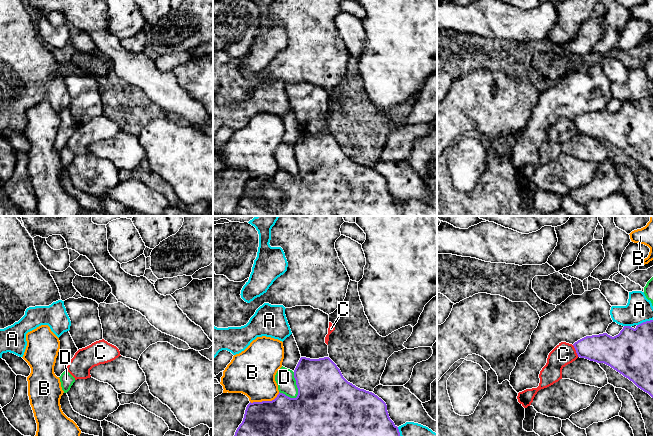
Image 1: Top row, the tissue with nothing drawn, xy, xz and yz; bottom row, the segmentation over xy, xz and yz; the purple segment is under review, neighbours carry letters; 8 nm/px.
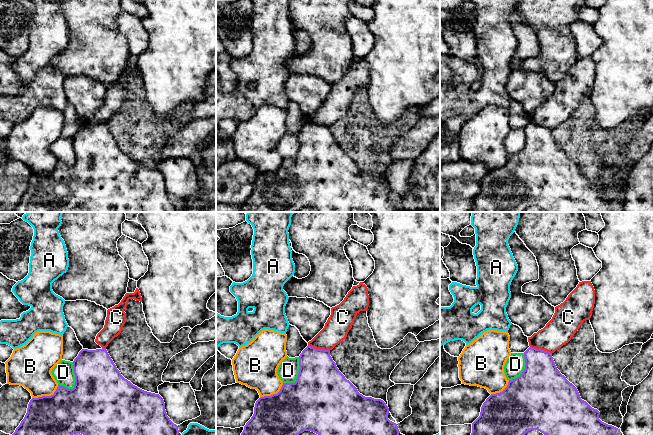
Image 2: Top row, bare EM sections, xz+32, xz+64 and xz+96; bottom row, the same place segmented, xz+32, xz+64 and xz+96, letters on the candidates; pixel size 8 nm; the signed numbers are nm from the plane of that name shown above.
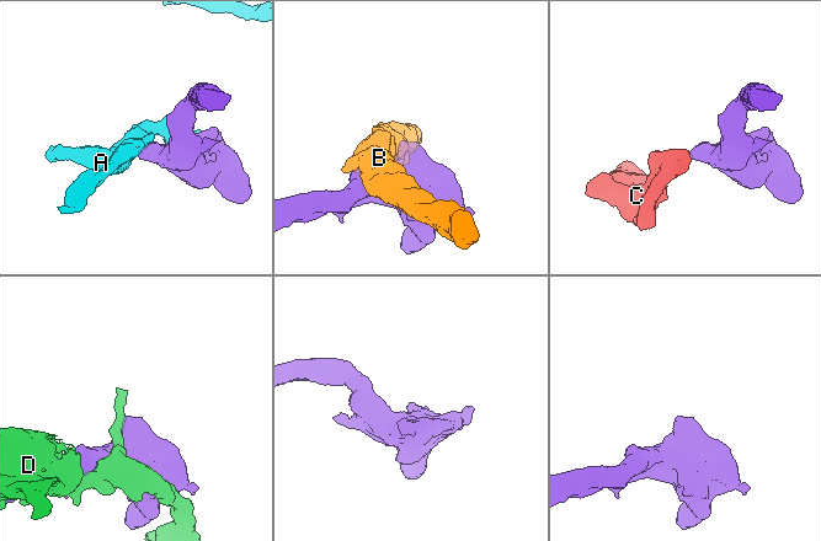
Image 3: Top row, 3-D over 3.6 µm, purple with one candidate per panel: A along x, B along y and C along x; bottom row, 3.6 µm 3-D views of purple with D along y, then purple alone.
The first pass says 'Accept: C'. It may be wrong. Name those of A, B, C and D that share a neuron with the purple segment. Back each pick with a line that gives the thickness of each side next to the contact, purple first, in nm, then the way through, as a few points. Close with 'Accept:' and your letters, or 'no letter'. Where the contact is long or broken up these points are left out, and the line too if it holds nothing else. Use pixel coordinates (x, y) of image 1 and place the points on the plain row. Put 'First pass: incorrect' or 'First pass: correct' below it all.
Accept: no letter
First pass: incorrect

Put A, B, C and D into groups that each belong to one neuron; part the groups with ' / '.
A / B / C / D

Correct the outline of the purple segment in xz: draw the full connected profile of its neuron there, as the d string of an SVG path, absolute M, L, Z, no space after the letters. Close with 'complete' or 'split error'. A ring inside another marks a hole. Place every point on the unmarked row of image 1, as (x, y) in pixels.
M301 133L294 146L294 154L298 164L296 174L279 168L272 177L250 178L231 216L401 216L398 203L389 193L386 179L374 169L348 158L329 133Z; complete

